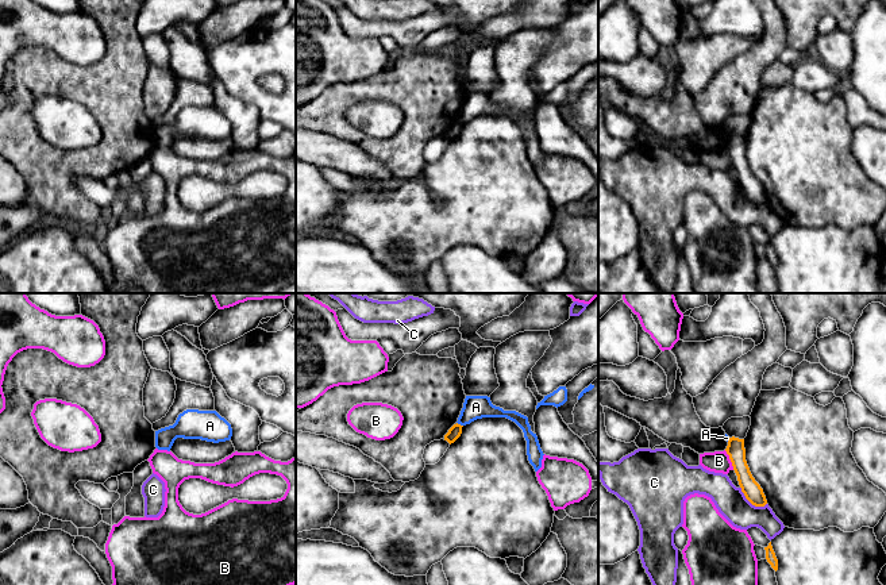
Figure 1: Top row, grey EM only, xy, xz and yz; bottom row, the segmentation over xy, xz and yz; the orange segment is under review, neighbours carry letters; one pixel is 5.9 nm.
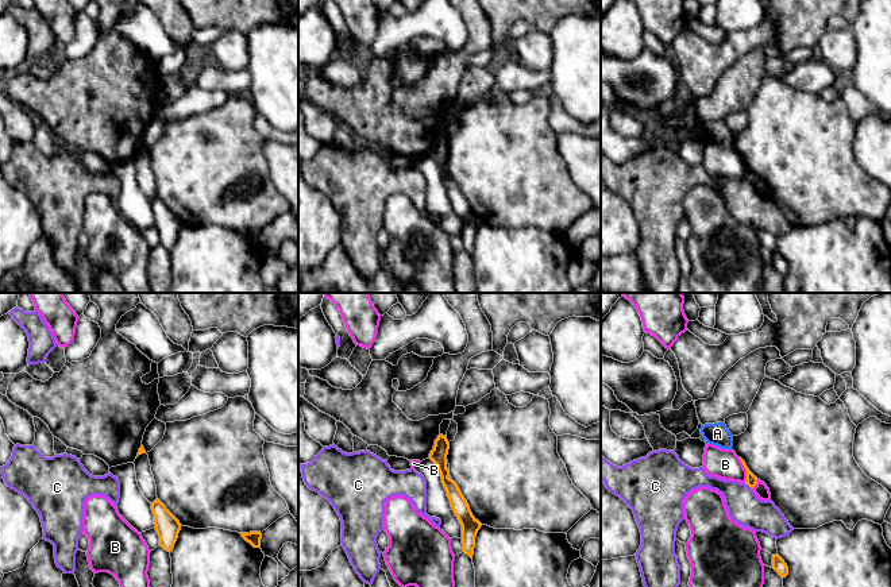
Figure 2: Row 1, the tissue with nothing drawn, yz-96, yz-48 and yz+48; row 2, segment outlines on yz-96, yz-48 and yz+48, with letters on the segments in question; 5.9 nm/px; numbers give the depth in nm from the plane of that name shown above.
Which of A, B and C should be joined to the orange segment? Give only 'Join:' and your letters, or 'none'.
Join: none

